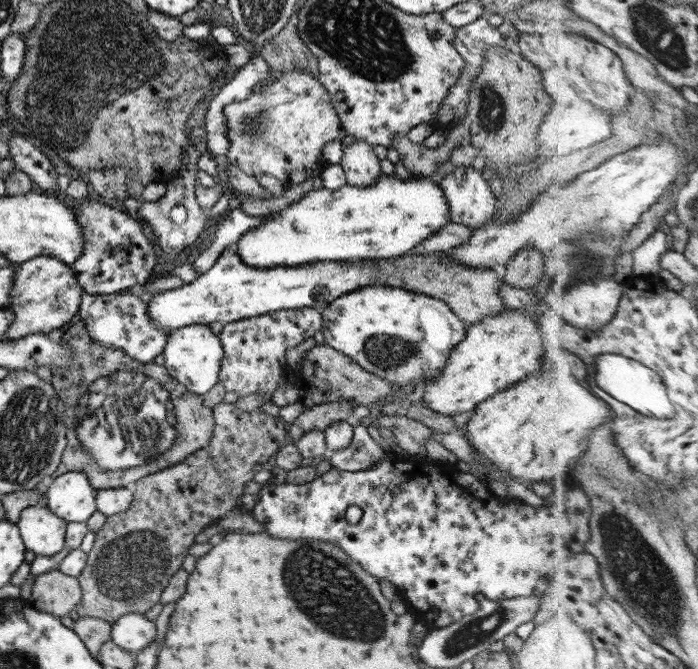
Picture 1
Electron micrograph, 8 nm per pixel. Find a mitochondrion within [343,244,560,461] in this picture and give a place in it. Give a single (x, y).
(387, 353)

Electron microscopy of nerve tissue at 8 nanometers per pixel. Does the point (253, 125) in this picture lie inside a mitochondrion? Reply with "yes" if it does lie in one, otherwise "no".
yes

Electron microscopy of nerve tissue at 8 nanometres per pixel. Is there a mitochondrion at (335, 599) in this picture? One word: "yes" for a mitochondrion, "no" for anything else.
yes

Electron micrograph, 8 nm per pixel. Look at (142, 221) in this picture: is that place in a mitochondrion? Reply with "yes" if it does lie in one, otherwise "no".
no

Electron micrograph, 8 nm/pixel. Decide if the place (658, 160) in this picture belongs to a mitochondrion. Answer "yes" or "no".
no

